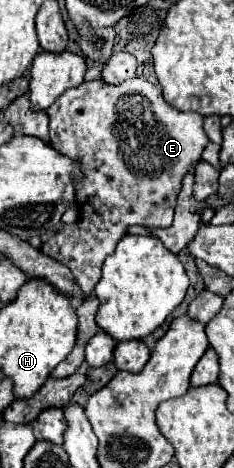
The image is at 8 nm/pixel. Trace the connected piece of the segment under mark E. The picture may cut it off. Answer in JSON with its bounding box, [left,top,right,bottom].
[41,79,209,293]

